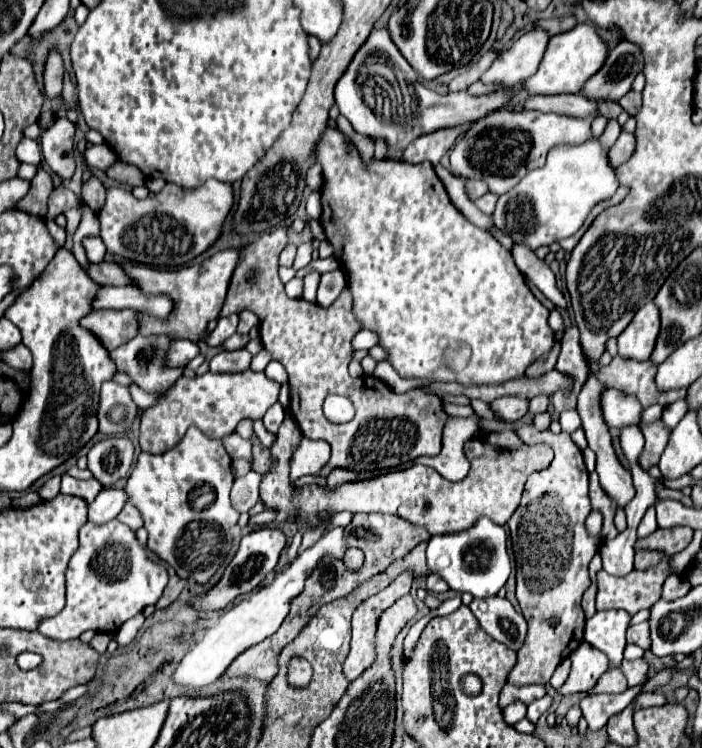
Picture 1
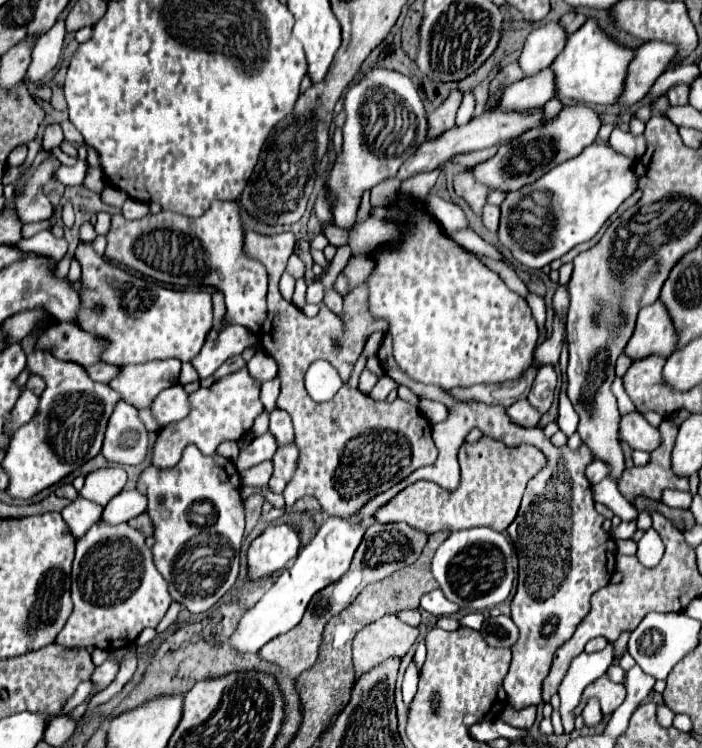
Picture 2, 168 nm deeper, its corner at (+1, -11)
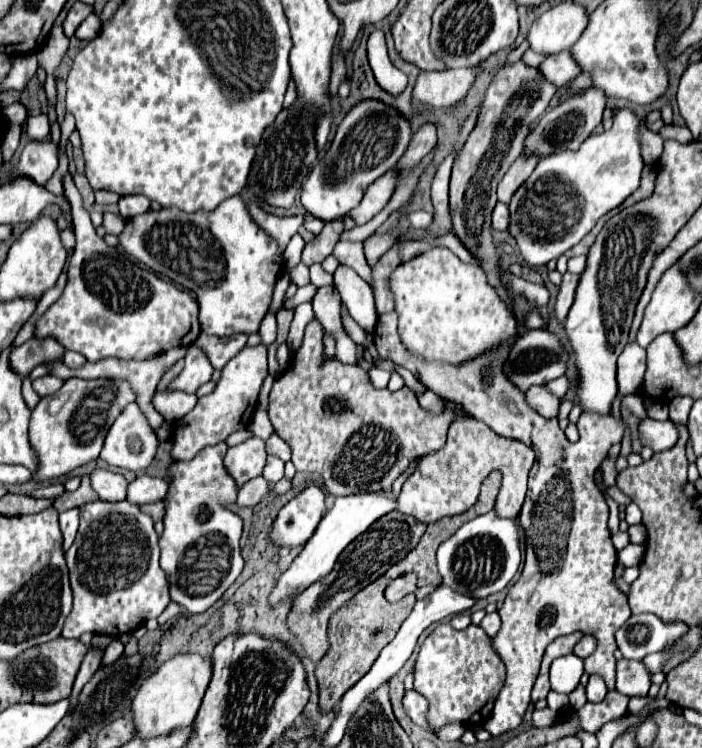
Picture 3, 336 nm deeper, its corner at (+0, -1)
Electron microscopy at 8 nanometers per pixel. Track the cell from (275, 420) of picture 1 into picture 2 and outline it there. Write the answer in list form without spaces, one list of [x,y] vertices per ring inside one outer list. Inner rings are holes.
[[[264,432],[260,436],[256,436],[248,448],[240,450],[240,456],[236,460],[236,468],[242,470],[242,468],[250,468],[252,464],[258,464],[262,460],[270,460],[276,452],[278,444],[276,444],[276,438],[272,432]]]

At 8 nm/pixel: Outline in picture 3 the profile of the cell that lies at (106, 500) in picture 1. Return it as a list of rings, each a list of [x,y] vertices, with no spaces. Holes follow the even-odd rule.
[[[137,476],[127,490],[127,500],[137,502],[137,504],[149,504],[149,502],[157,502],[163,500],[167,496],[169,490],[169,482],[163,478],[153,478],[153,476]]]

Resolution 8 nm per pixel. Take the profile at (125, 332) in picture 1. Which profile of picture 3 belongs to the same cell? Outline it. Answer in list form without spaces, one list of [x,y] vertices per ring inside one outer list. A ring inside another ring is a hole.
[[[31,338],[23,346],[11,350],[11,354],[9,354],[9,366],[11,366],[11,370],[17,376],[27,378],[29,372],[37,364],[53,360],[53,358],[61,358],[63,352],[65,350],[61,350],[61,346],[57,346],[57,342],[53,342],[51,338],[45,338],[45,340]]]

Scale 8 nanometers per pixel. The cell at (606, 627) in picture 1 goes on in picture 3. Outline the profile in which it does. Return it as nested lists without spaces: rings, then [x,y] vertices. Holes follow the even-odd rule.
[[[583,636],[583,638],[575,644],[573,654],[579,656],[579,658],[587,658],[593,650],[595,650],[595,642],[593,642],[593,638],[585,638],[585,636]]]

